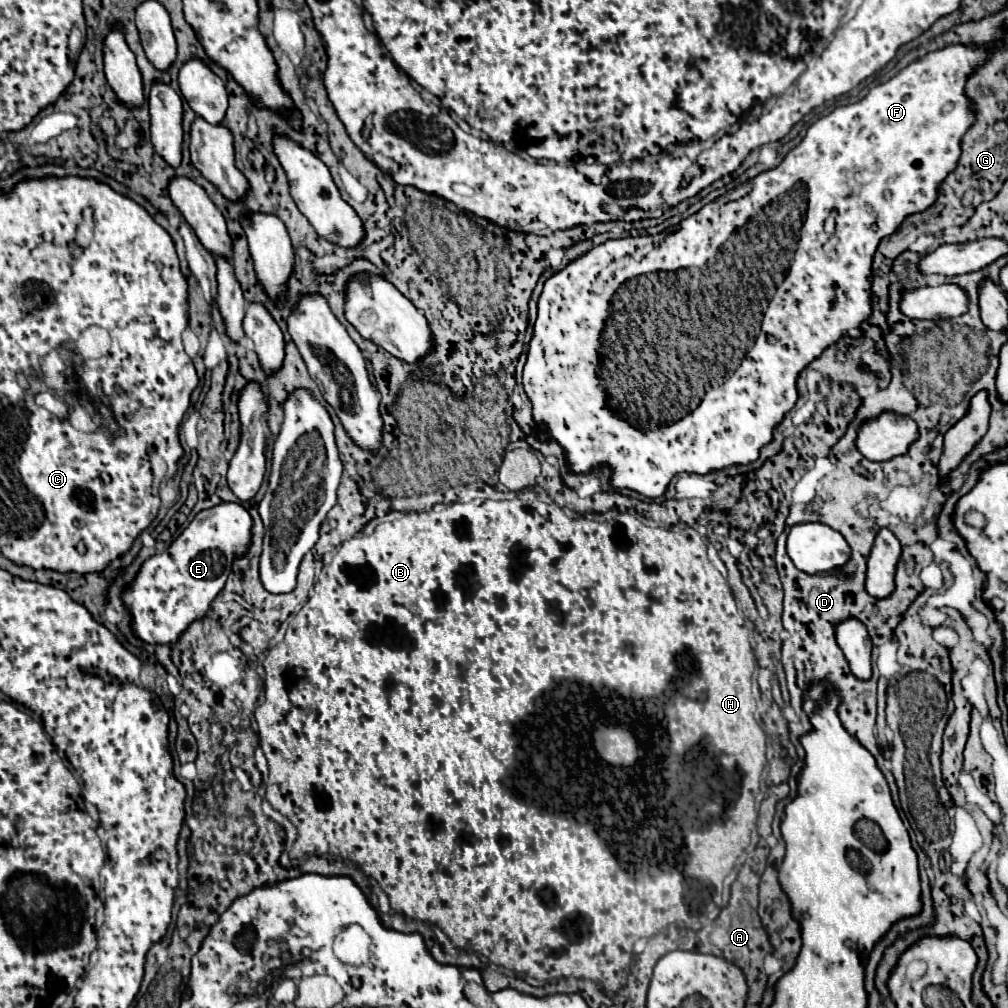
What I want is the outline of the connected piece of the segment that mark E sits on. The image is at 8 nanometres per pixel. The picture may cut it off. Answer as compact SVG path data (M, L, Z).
M222 502L216 508L202 510L196 514L196 518L190 522L190 526L160 554L150 556L138 570L136 578L130 586L122 590L124 606L128 608L132 620L130 628L132 634L144 640L146 644L174 644L178 638L188 630L188 626L194 620L202 620L212 604L212 600L218 596L218 592L224 588L226 578L230 574L230 566L234 556L244 556L250 546L252 536L252 518L244 510L240 502Z

